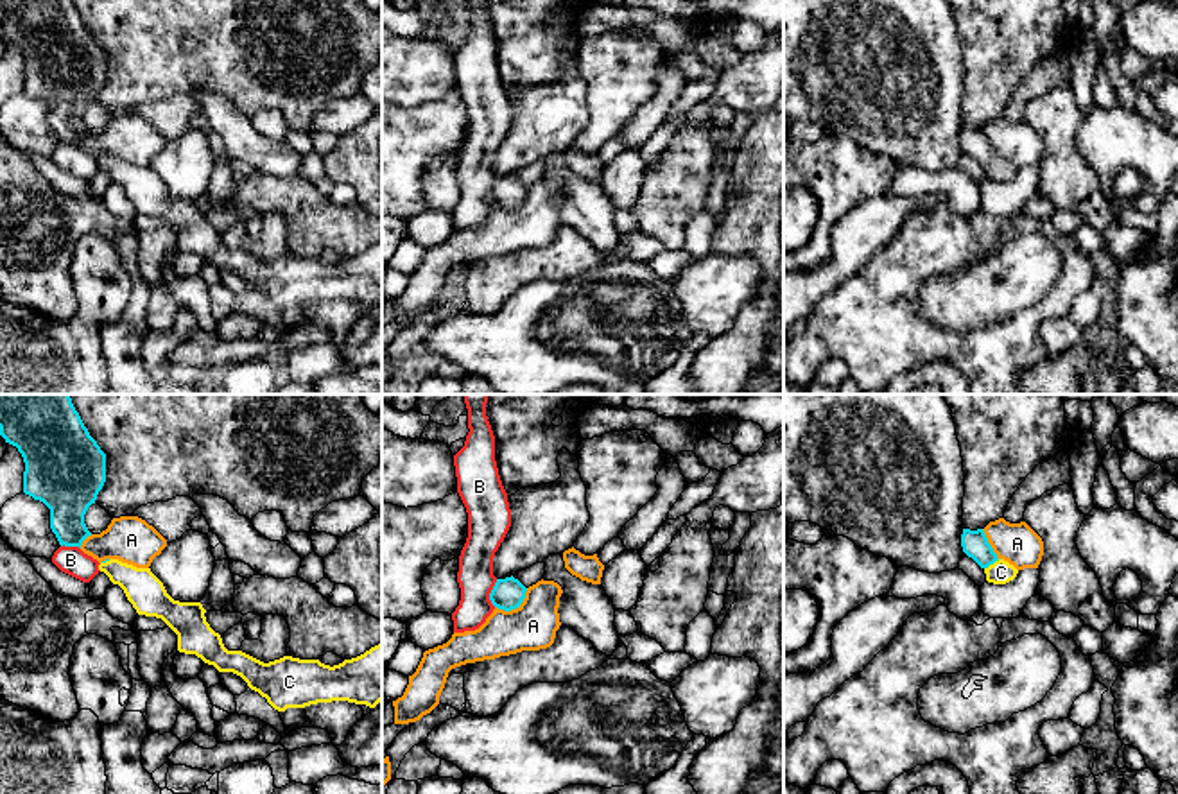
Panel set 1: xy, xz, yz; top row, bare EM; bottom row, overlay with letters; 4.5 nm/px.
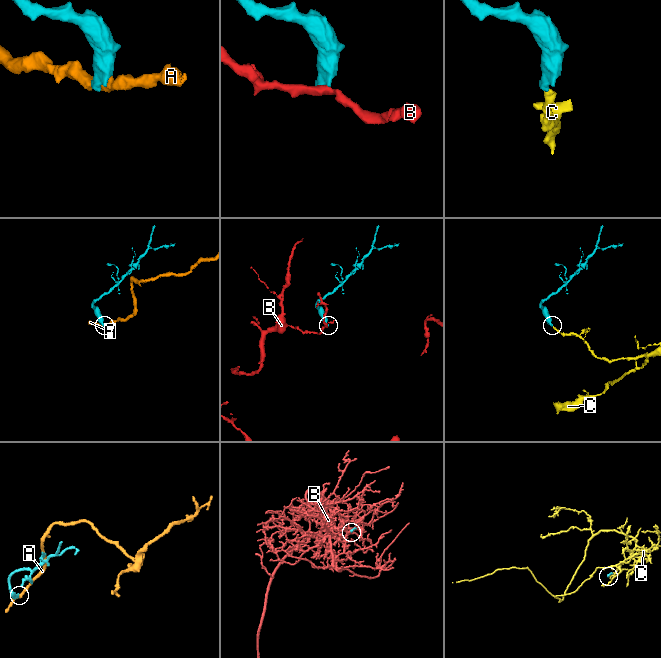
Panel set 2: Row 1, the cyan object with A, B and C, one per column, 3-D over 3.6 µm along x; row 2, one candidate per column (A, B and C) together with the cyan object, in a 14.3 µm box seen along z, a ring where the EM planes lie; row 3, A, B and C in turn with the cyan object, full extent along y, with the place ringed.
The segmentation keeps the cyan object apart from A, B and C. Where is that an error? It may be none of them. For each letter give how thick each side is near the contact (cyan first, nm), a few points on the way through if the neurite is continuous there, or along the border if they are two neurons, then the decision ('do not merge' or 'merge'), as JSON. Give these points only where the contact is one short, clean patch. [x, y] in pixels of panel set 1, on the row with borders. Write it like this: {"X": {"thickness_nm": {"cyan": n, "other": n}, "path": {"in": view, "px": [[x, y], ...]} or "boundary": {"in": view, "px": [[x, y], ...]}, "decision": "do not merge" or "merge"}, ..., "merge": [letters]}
{"A": {"thickness_nm": {"cyan": 150, "other": 220}, "decision": "do not merge"}, "B": {"thickness_nm": {"cyan": 150, "other": 160}, "boundary": {"in": "xz", "px": [[497, 579], [490, 594], [493, 606]]}, "decision": "do not merge"}, "C": {"thickness_nm": {"cyan": 120, "other": 110}, "path": {"in": "yz", "px": [[974, 543], [992, 563], [1001, 572]]}, "decision": "merge"}, "merge": ["C"]}

